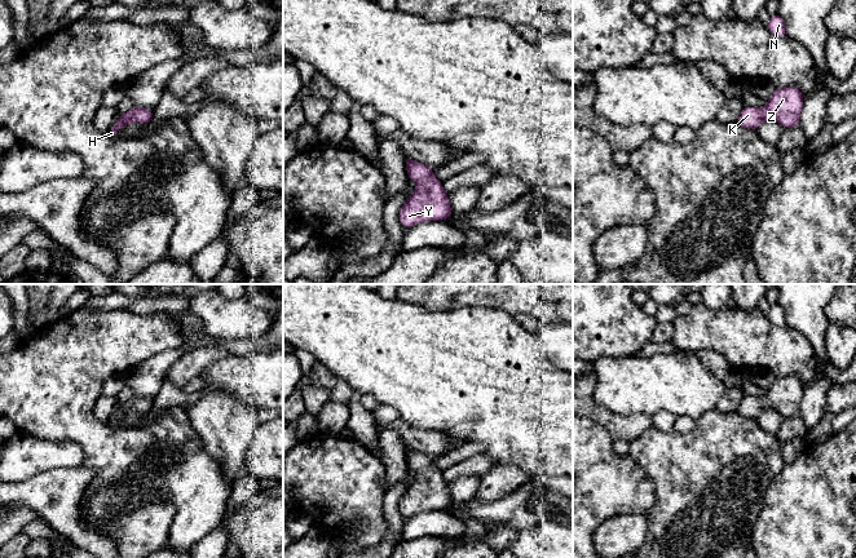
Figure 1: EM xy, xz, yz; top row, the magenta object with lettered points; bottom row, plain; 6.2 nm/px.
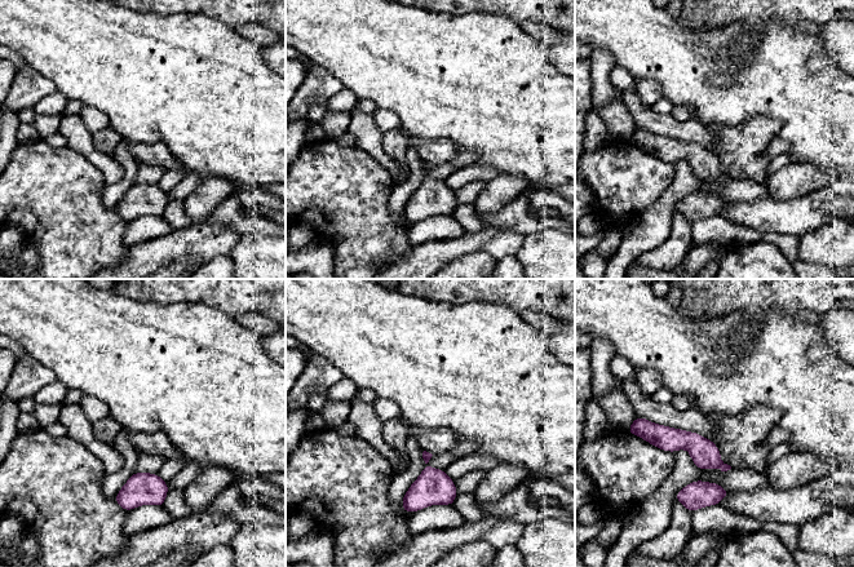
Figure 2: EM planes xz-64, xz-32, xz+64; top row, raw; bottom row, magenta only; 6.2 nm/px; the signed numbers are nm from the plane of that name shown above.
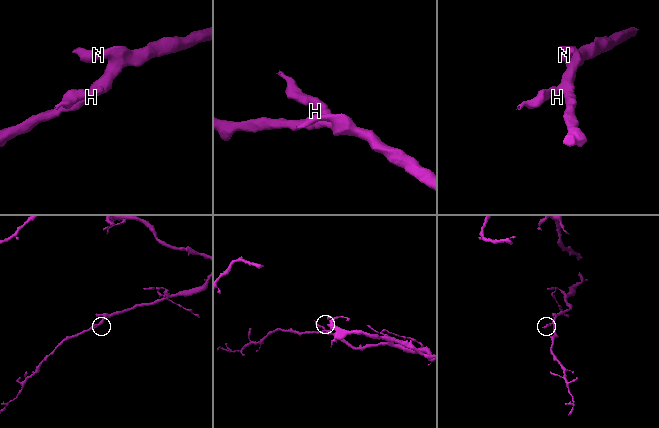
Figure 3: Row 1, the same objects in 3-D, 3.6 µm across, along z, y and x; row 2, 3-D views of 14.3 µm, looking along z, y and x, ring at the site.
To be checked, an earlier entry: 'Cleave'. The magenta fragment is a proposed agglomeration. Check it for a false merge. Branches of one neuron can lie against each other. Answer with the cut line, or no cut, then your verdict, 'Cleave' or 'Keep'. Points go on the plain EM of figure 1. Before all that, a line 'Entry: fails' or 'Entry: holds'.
Entry: fails
No split. Keep

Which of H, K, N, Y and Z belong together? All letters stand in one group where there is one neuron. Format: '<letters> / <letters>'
H K N Y Z

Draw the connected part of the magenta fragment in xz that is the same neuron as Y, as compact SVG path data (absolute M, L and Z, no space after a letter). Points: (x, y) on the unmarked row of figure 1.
M409 446L405 448L409 469L415 470L415 480L398 501L398 512L405 517L427 510L446 510L454 501L442 471L433 466L433 459Z

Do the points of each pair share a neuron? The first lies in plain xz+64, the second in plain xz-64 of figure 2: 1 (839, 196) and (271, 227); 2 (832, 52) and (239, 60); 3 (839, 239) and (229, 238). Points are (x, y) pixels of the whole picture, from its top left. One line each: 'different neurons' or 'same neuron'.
1: same neuron
2: different neurons
3: different neurons

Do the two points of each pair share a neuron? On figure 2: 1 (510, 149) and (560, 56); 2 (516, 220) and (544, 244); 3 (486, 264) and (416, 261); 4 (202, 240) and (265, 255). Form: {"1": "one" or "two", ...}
{"1": "two", "2": "two", "3": "two", "4": "two"}

